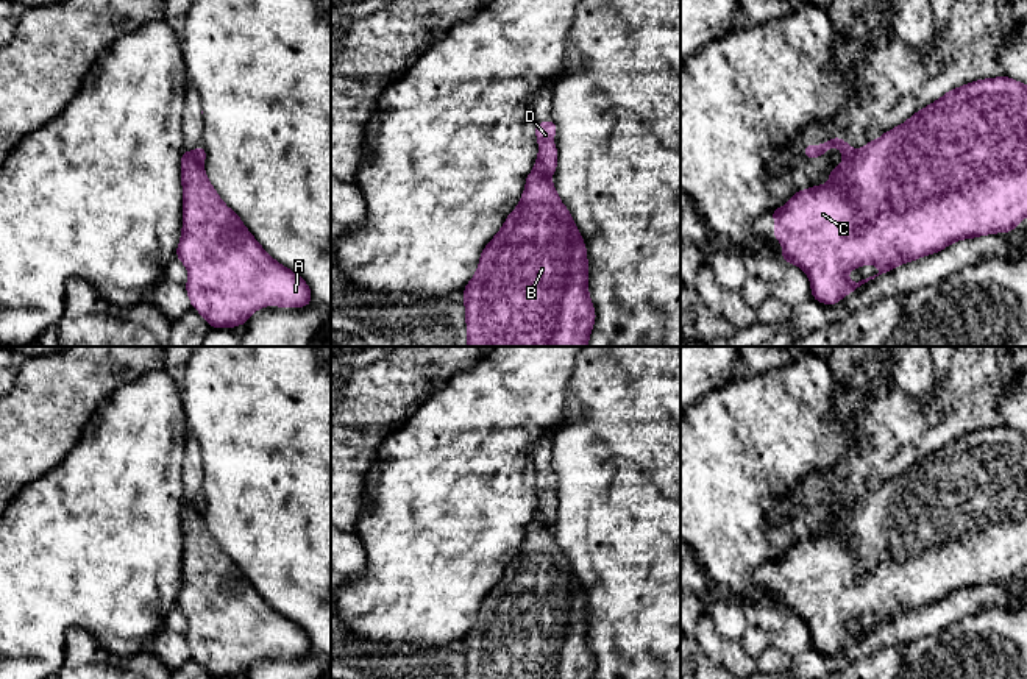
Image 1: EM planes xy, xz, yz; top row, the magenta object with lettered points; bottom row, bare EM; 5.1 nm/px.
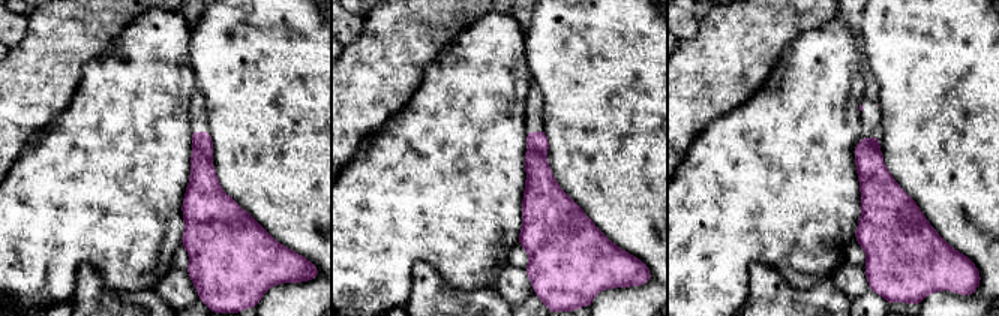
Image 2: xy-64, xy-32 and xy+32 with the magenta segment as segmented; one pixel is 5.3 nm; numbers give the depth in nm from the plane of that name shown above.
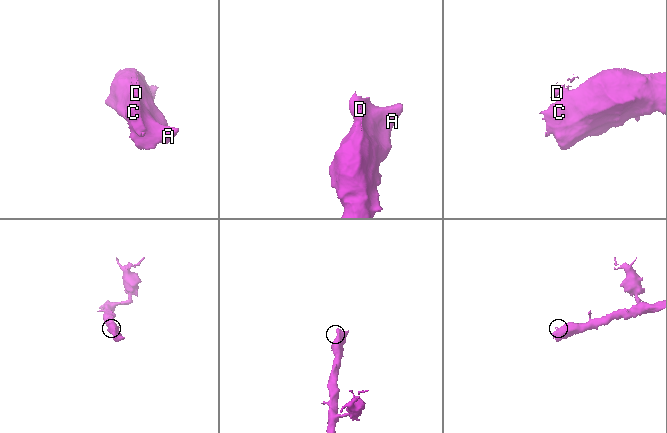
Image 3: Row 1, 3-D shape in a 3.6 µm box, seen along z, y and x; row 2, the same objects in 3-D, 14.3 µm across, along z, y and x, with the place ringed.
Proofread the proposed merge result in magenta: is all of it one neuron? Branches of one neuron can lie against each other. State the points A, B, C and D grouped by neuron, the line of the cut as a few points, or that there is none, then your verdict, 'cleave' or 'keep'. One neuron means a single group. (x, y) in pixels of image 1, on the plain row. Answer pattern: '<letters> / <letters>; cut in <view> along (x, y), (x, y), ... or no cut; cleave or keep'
A B C / D; cut in xy along (183, 501), (202, 514); cleave

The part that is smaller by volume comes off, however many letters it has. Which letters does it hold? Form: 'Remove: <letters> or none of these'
Remove: D

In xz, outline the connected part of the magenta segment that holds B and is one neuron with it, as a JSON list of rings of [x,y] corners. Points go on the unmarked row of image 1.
[[[532,520],[518,556],[487,593],[474,626],[464,638],[467,679],[592,679],[596,663],[588,646],[587,599],[571,563],[560,551],[551,526]]]

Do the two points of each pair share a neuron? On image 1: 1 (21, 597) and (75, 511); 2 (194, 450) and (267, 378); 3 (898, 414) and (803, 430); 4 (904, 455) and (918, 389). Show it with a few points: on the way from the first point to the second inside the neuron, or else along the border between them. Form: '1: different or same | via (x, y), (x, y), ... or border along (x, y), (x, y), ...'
1: same | via (38, 575), (75, 537), (75, 533)
2: different | border along (191, 434), (200, 448), (202, 459)
3: different | border along (863, 417), (860, 436), (843, 453)
4: different | border along (896, 389), (912, 398), (923, 412), (931, 411)

